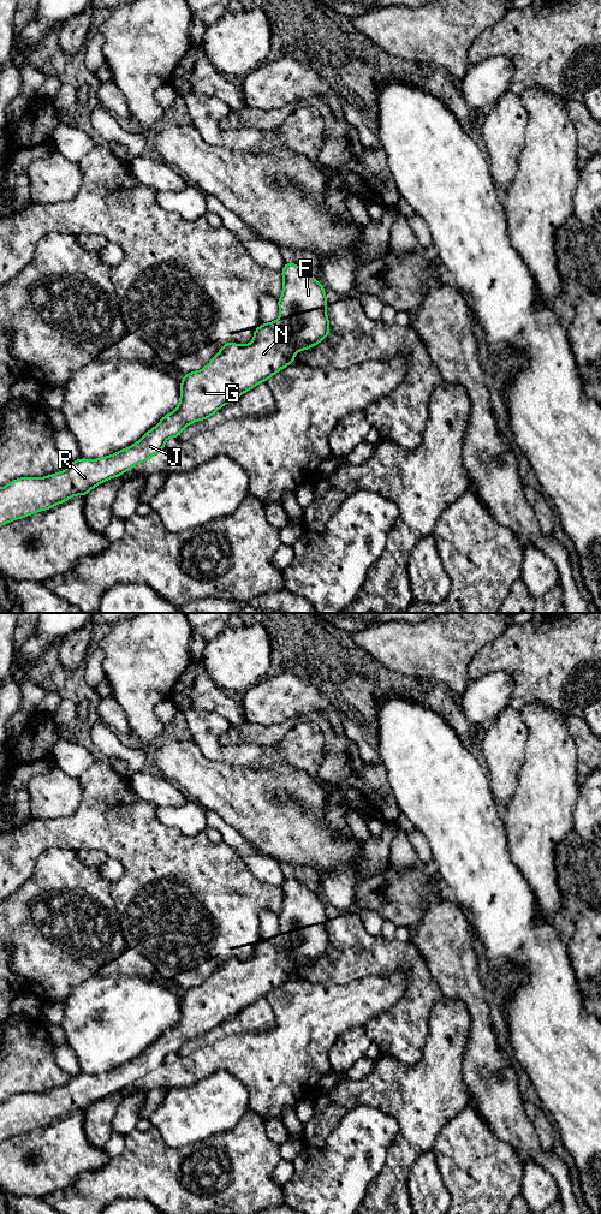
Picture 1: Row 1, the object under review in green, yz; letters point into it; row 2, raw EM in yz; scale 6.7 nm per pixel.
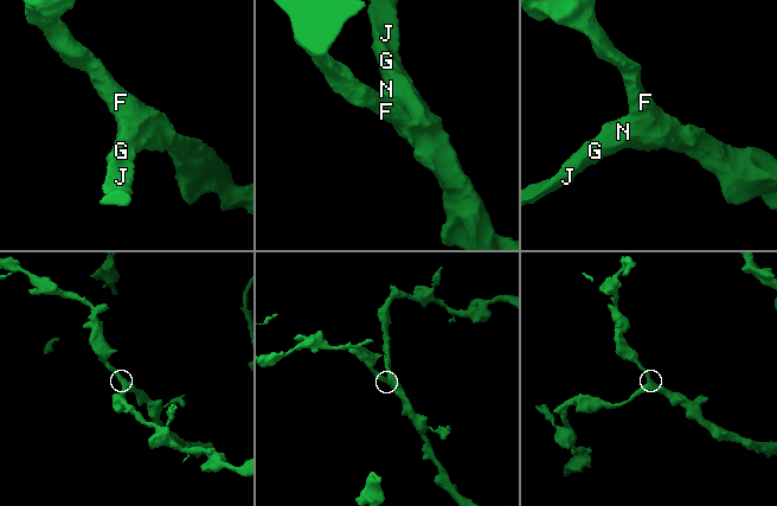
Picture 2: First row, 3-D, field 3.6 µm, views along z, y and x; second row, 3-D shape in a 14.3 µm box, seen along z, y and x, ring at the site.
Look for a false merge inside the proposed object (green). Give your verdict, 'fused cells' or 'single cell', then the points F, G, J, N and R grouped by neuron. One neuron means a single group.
single cell; groups F G J N R

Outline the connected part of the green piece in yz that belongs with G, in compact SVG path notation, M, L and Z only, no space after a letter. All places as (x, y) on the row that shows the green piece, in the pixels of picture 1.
M286 262L281 274L284 285L282 294L278 299L280 309L278 320L262 323L256 328L254 339L248 345L225 343L218 355L203 369L184 375L178 407L163 416L136 444L103 458L73 460L66 470L50 476L22 477L1 487L0 526L36 512L49 510L75 495L85 496L100 483L119 477L123 472L131 470L135 465L159 453L165 448L166 440L168 438L179 438L186 426L201 419L209 419L220 407L296 362L294 353L297 351L304 351L322 343L331 332L329 320L325 309L328 302L323 286L305 269L292 262Z

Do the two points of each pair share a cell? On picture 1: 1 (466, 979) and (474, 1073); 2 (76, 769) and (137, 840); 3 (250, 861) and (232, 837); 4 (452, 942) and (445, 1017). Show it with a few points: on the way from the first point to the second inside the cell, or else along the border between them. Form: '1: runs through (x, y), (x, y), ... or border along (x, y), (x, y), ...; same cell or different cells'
1: runs through (475, 1003), (478, 1010), (478, 1049); same cell
2: border along (95, 762), (79, 778); different cells
3: runs through (249, 855), (238, 843); same cell
4: border along (442, 995), (450, 999), (459, 999), (469, 1015); different cells

